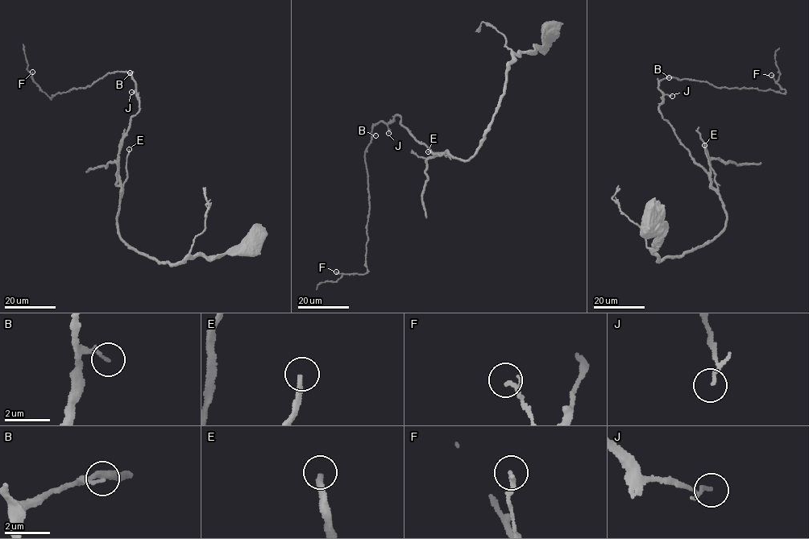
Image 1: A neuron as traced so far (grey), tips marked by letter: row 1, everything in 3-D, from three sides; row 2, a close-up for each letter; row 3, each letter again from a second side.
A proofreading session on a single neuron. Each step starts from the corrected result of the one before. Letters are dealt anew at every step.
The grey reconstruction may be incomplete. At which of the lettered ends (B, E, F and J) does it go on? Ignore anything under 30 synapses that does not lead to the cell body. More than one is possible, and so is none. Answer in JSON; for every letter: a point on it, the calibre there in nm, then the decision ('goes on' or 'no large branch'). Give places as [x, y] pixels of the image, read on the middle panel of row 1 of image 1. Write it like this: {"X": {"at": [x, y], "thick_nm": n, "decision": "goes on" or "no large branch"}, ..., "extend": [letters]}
{"B": {"at": [375, 135], "thick_nm": 150, "decision": "no large branch"}, "E": {"at": [428, 151], "thick_nm": 200, "decision": "goes on"}, "F": {"at": [336, 271], "thick_nm": 180, "decision": "no large branch"}, "J": {"at": [388, 133], "thick_nm": 100, "decision": "no large branch"}, "extend": ["E"]}

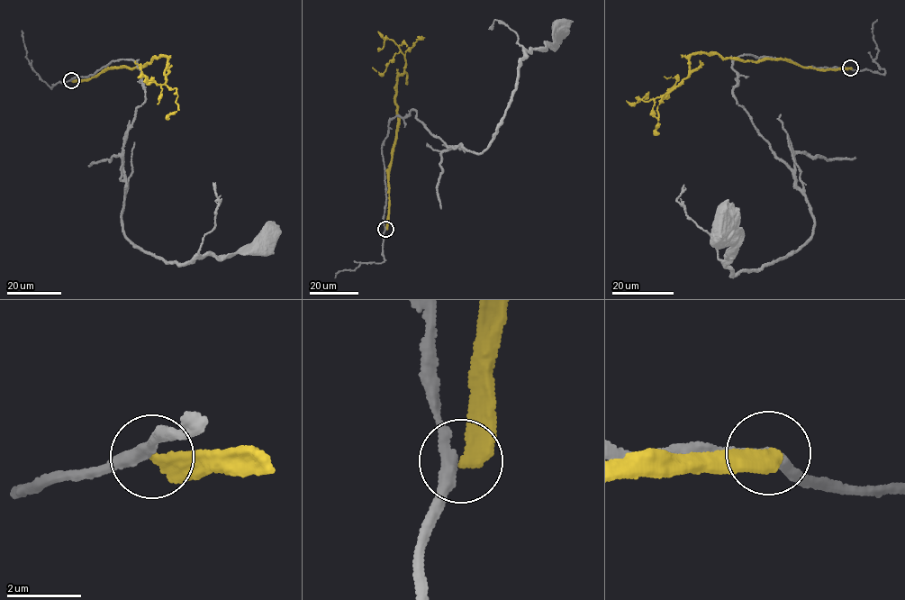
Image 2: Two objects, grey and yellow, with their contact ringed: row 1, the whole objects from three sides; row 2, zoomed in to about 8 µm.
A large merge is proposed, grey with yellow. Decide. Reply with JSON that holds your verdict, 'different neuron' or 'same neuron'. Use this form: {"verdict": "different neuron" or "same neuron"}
{"verdict": "different neuron"}

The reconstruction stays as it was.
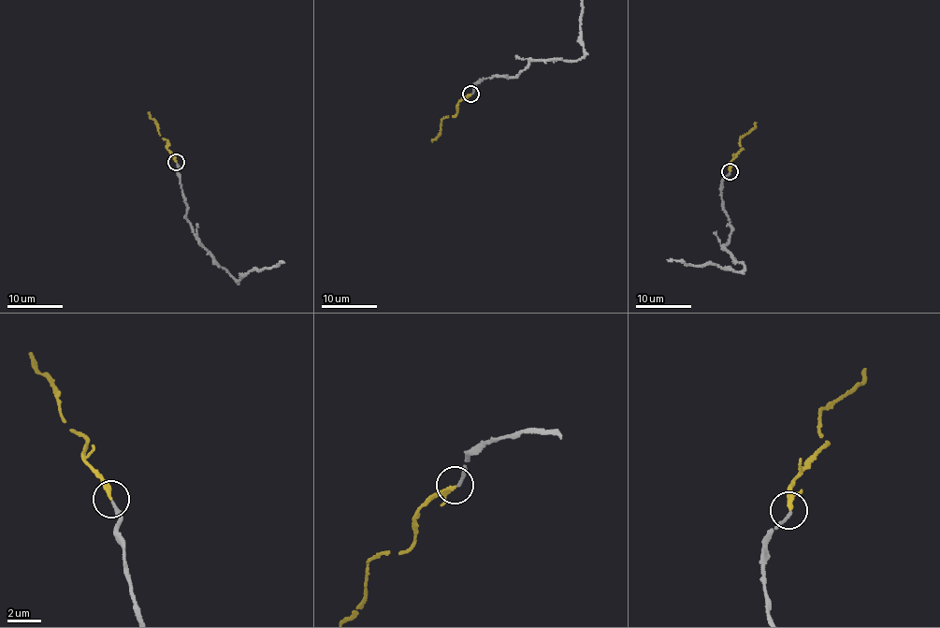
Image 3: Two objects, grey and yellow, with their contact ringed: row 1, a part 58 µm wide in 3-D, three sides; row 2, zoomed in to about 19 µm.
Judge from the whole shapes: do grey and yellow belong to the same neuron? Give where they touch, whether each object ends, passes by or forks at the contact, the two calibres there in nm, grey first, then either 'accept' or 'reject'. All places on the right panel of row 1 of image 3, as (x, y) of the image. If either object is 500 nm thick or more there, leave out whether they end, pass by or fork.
place (730, 171); grey ends; yellow ends; calibres 170 and 260 nm; accept

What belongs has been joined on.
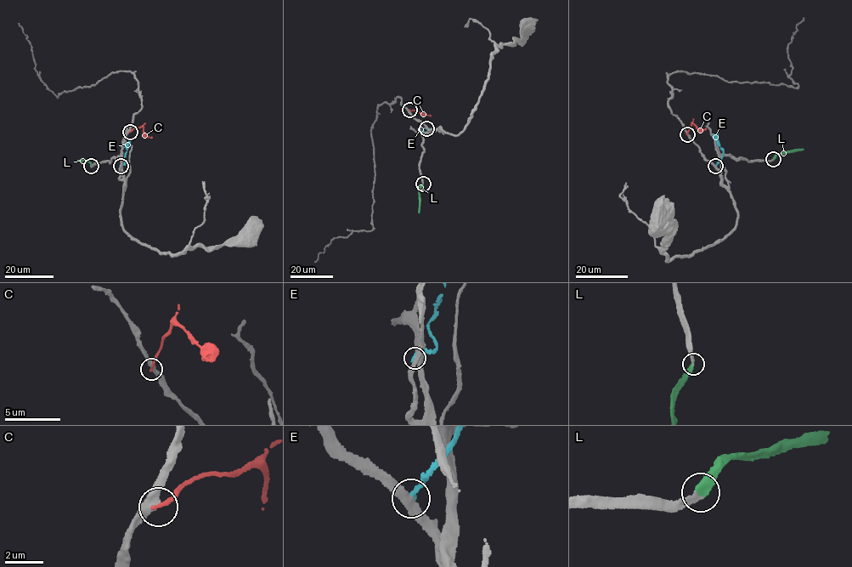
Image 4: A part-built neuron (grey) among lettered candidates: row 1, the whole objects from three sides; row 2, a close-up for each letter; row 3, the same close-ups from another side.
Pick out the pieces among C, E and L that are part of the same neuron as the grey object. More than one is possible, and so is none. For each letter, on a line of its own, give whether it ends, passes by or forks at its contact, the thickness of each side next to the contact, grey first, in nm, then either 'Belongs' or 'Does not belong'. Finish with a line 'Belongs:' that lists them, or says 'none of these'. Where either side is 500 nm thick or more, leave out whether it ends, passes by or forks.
C: It ends there. Thickness 400 nm (grey) against 240 nm. Does not belong
E: It ends there. Thickness 360 nm (grey) against 320 nm. Does not belong
L: It ends there. Thickness 280 nm (grey) against 380 nm. Belongs
Belongs: L

